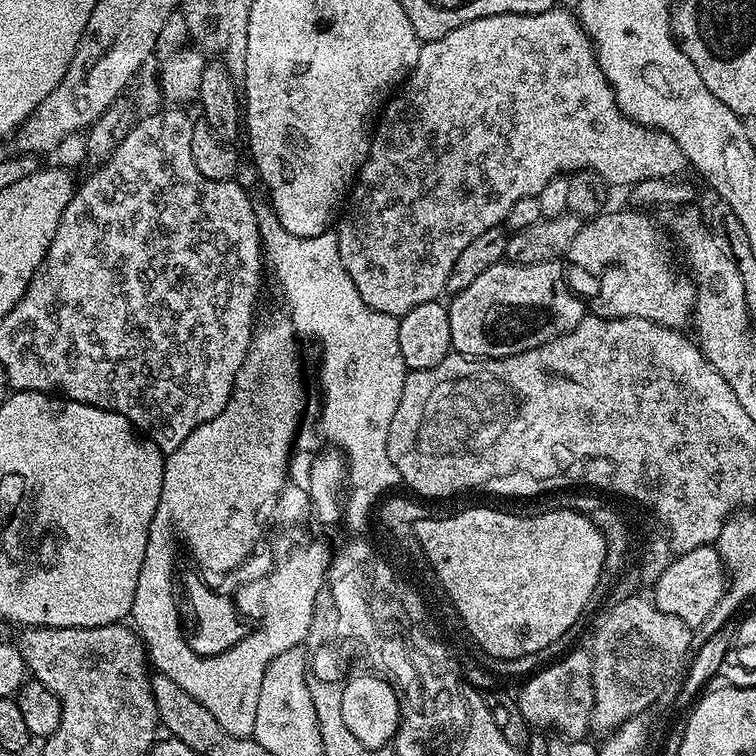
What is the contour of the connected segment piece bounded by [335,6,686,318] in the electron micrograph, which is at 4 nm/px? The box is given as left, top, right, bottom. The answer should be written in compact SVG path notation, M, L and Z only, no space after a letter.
M557 6L544 12L507 12L478 18L474 22L458 26L458 30L450 30L450 34L442 38L421 43L418 62L408 73L399 91L384 105L384 111L380 113L372 133L368 157L360 167L360 175L350 189L346 207L335 229L338 254L342 254L342 266L346 274L350 274L354 286L358 286L362 302L382 314L399 318L414 310L414 306L422 306L422 302L437 299L441 295L439 292L443 293L447 289L450 270L454 270L458 254L462 254L462 250L466 250L466 246L470 246L470 242L474 242L478 234L501 227L506 214L510 214L510 206L514 206L518 198L537 196L542 186L546 186L546 182L556 176L588 169L599 174L608 186L635 186L646 179L671 180L679 177L683 168L686 168L684 155L678 142L674 142L670 134L639 124L618 106L614 90L600 68L592 40L585 32L584 25L569 9Z

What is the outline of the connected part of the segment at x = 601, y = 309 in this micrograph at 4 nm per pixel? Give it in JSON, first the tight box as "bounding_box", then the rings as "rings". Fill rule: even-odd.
{"bounding_box":[567,210,696,330],"rings":[[[604,210],[599,215],[591,217],[587,222],[581,223],[580,230],[574,242],[570,242],[567,263],[580,272],[589,272],[600,283],[590,308],[595,315],[607,320],[618,318],[646,318],[655,324],[677,330],[687,329],[696,311],[696,285],[687,271],[676,269],[676,260],[672,257],[673,245],[667,235],[660,236],[656,224],[647,216],[647,211],[632,210],[636,212],[610,212]]]}

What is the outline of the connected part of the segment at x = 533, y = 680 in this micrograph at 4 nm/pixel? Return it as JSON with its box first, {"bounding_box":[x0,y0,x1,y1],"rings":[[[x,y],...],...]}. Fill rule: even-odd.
{"bounding_box":[518,651,594,740],"rings":[[[569,651],[552,660],[547,666],[533,672],[523,681],[518,703],[526,722],[536,730],[561,728],[569,740],[582,740],[592,727],[594,686],[592,685],[592,658],[587,651]]]}

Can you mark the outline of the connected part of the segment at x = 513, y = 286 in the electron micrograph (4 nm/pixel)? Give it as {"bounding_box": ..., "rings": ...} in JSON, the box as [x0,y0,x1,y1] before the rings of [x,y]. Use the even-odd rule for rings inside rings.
{"bounding_box":[447,260,586,360],"rings":[[[551,260],[550,262],[542,262],[541,264],[510,264],[501,262],[490,266],[490,270],[486,270],[475,281],[470,282],[470,286],[466,286],[466,290],[455,293],[451,297],[452,304],[447,305],[448,317],[450,318],[450,338],[452,339],[452,347],[459,355],[469,358],[479,358],[481,360],[501,360],[507,356],[517,356],[531,348],[542,346],[546,342],[550,342],[554,338],[558,338],[562,334],[566,334],[570,330],[574,330],[574,326],[578,326],[578,322],[582,322],[586,315],[586,304],[579,300],[578,297],[572,293],[572,288],[568,285],[568,280],[564,277],[563,263]]]}

